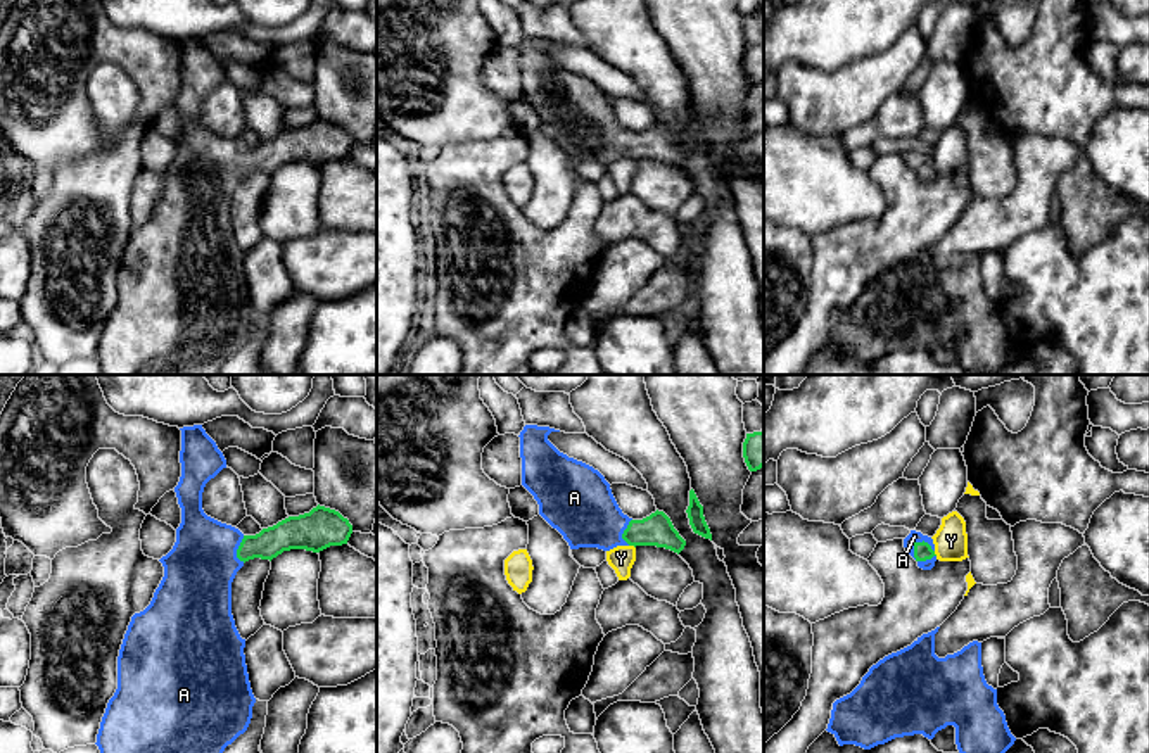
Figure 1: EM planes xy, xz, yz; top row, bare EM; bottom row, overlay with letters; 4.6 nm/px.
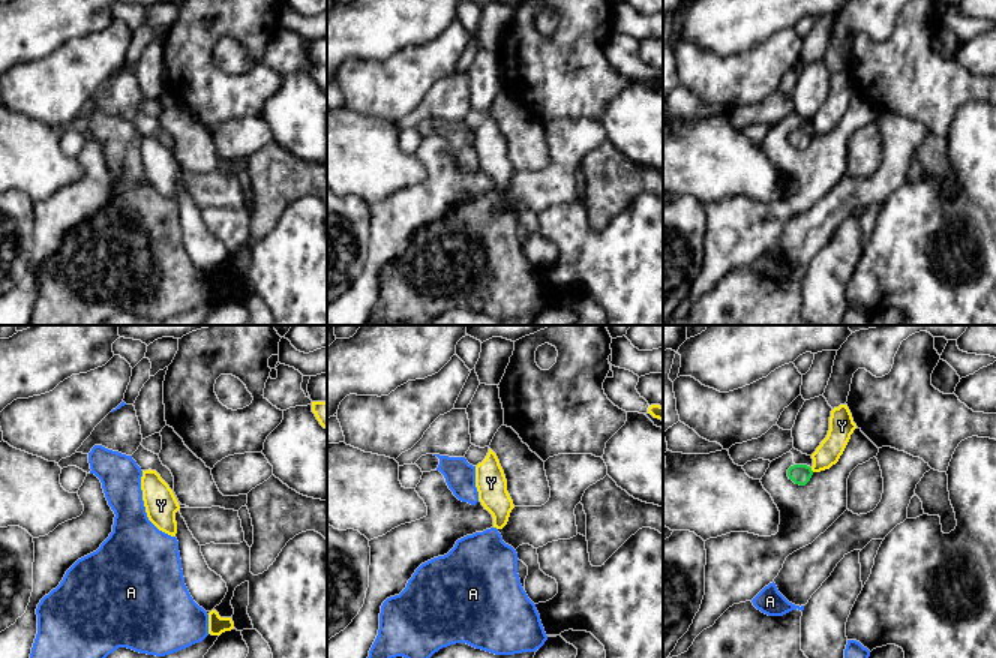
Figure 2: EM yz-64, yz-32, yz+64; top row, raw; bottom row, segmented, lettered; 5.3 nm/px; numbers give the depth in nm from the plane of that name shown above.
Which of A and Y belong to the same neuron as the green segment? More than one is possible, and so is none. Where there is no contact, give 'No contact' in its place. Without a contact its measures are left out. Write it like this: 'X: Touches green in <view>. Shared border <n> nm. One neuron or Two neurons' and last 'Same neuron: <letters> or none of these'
A: Touches green in yz. Shared border 130 nm. One neuron
Y: Touches green in xz. Shared border 40 nm. Two neurons
Same neuron: A

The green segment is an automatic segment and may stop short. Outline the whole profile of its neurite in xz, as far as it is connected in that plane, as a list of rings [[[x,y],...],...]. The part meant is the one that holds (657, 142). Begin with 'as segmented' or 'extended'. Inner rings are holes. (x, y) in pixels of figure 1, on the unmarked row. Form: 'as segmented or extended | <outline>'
extended | [[[525,38],[520,45],[520,71],[522,71],[522,98],[534,109],[539,117],[539,128],[556,142],[563,152],[568,155],[570,162],[579,161],[598,161],[603,164],[610,164],[617,159],[657,159],[665,161],[674,166],[681,166],[686,159],[686,154],[674,142],[670,131],[663,124],[655,124],[643,133],[632,133],[622,126],[619,121],[610,97],[605,90],[594,83],[593,79],[568,71],[560,66],[549,54],[548,48],[551,45],[560,45],[549,40]]]

